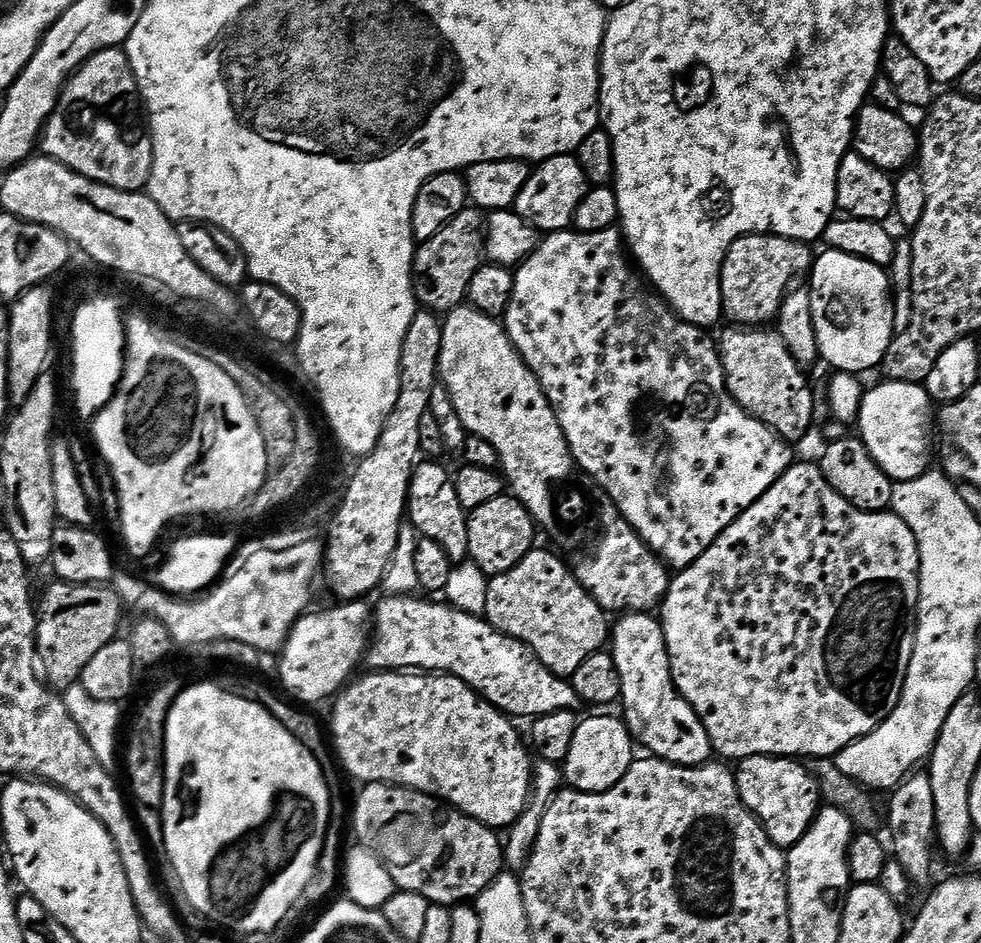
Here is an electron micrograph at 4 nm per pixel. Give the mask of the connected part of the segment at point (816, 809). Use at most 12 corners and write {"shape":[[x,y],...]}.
{"shape":[[751,756],[735,765],[742,802],[782,850],[822,807],[799,759]]}

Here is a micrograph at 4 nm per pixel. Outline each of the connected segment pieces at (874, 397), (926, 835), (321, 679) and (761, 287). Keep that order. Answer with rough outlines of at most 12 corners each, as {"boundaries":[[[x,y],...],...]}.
{"boundaries":[[[881,381],[863,393],[860,439],[894,482],[929,469],[931,396]],[[931,775],[891,789],[890,848],[917,889],[933,883]],[[363,599],[309,610],[278,653],[301,705],[331,701],[365,659]],[[734,241],[720,271],[724,316],[775,321],[814,263],[805,241]]]}

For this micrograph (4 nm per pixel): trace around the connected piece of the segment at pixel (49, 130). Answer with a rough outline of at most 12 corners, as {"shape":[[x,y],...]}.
{"shape":[[128,53],[68,77],[43,155],[123,192],[147,189],[152,134]]}

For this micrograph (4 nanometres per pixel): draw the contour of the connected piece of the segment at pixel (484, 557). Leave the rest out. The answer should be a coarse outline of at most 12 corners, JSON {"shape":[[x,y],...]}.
{"shape":[[511,494],[468,518],[468,560],[489,578],[533,551],[537,525]]}

